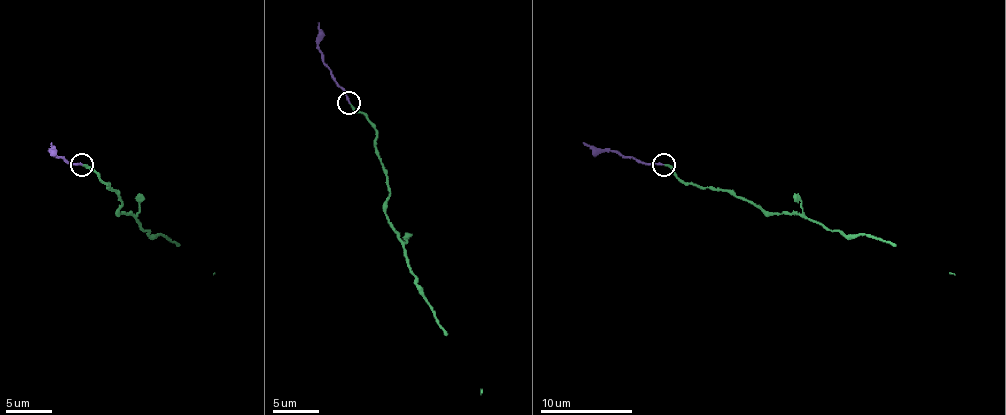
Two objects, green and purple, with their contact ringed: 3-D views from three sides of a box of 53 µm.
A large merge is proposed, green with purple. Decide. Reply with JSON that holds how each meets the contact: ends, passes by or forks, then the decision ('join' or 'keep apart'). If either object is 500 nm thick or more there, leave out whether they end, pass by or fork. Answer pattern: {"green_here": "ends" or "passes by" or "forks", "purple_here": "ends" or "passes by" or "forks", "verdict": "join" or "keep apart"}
{"green_here": "ends", "purple_here": "ends", "verdict": "join"}

